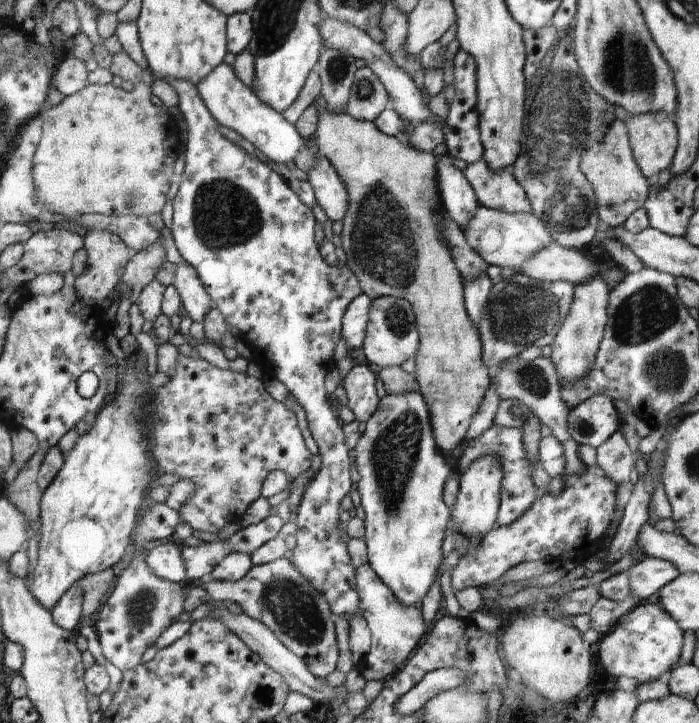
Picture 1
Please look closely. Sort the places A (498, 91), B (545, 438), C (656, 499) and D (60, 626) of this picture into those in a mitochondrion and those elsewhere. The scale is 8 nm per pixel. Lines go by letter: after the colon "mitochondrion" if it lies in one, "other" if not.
A: other
B: other
C: other
D: other

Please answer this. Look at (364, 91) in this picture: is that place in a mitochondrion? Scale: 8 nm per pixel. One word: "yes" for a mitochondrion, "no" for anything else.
yes

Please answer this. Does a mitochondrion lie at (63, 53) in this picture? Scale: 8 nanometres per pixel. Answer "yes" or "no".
no

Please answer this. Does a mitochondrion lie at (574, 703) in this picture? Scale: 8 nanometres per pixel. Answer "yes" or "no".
no

